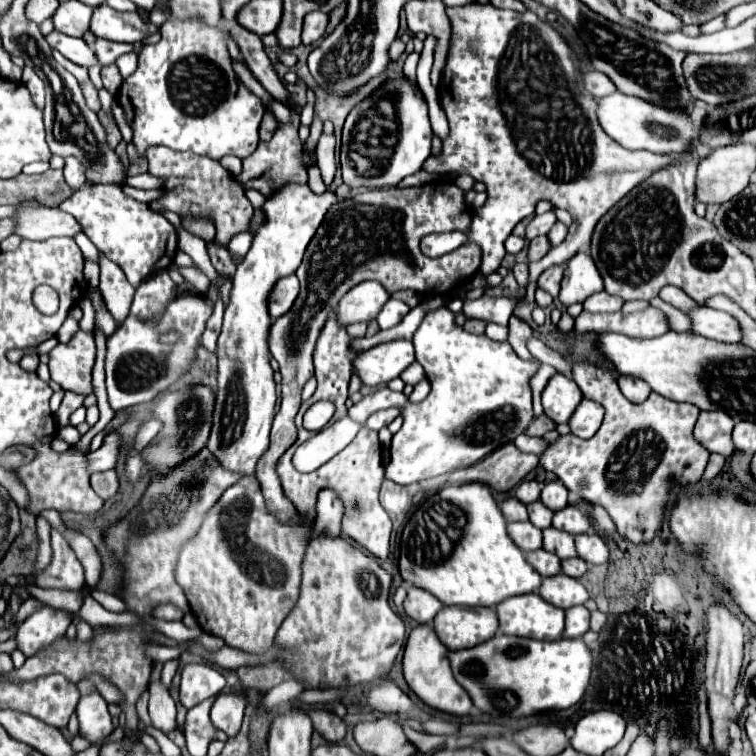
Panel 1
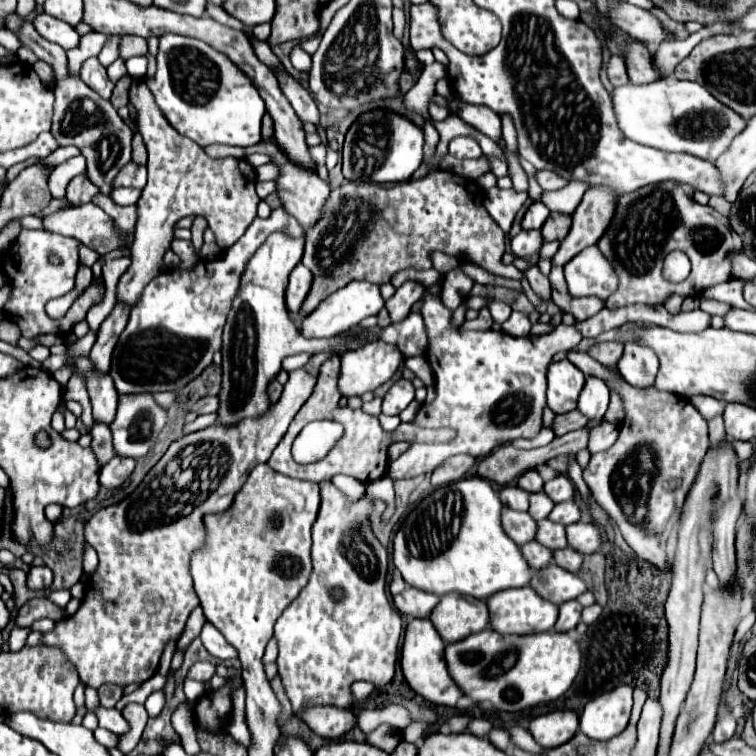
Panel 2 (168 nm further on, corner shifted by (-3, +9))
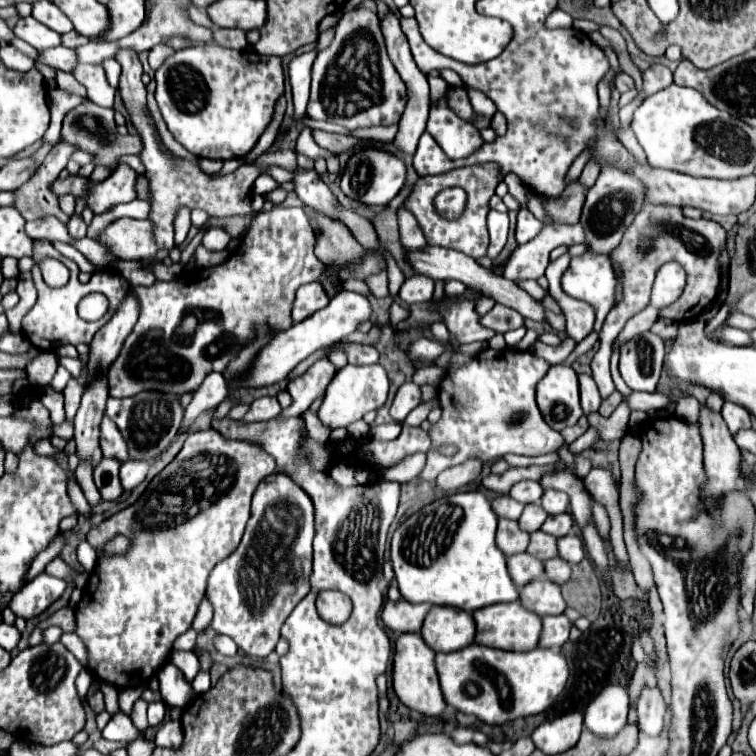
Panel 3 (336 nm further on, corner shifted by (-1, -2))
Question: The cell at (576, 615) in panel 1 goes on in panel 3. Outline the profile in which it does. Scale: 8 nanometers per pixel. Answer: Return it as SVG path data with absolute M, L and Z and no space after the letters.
M548 615L542 617L542 633L540 633L540 647L562 647L568 641L572 623L566 619L566 615Z

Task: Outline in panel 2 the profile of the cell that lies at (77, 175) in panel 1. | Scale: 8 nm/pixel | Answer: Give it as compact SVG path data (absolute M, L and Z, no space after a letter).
M78 174L70 180L66 198L72 202L72 206L80 206L92 200L92 196L98 192L98 188L88 180L86 174Z

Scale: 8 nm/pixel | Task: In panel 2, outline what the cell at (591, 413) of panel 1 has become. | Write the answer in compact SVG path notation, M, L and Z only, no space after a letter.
M590 378L584 384L584 390L578 398L578 410L588 418L588 420L602 420L606 410L608 410L608 400L610 400L610 390L600 378Z

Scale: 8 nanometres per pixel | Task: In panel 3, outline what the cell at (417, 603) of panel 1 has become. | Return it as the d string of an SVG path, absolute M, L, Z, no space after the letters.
M404 599L400 601L388 601L382 609L382 623L392 633L418 633L422 627L422 621L430 609L430 603L408 603Z

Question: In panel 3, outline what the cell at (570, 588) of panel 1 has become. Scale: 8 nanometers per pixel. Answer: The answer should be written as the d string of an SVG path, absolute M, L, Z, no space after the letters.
M536 579L520 589L520 603L528 607L528 611L544 617L544 615L560 615L566 609L566 601L562 597L560 585L550 579Z

